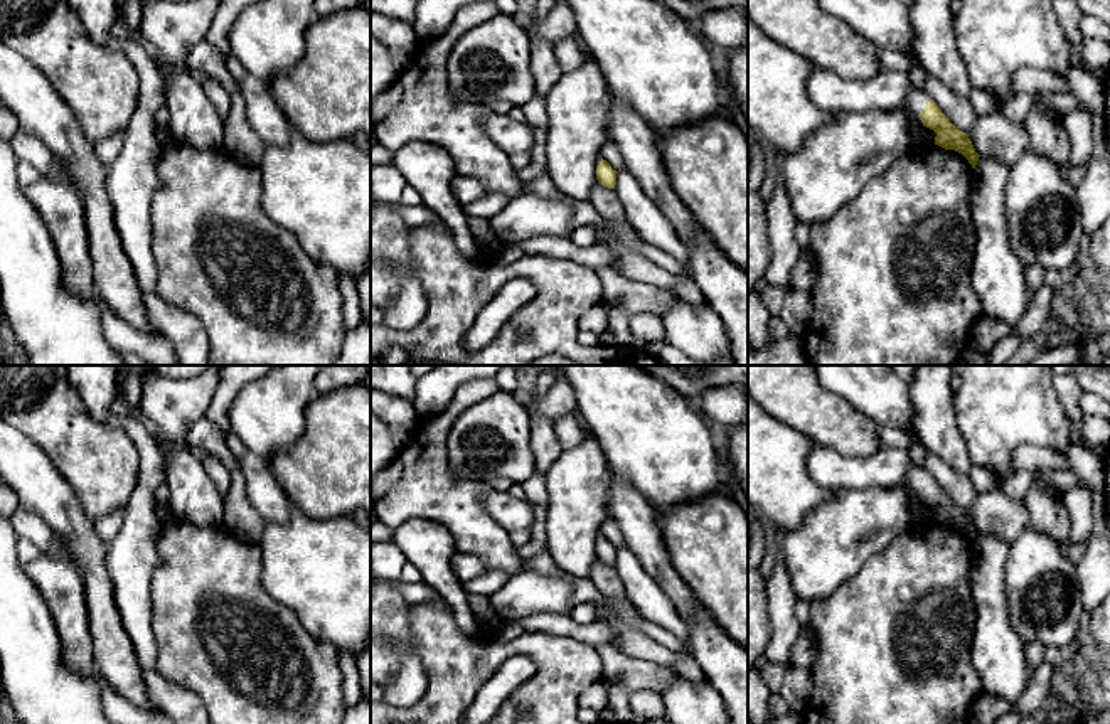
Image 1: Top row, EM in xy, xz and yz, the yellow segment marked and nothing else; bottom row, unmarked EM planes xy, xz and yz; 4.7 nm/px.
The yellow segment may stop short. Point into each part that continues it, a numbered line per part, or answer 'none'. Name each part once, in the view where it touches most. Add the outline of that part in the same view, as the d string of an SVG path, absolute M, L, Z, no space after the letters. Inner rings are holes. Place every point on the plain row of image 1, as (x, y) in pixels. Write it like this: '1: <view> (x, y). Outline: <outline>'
1: yz (917, 475). Outline: M910 463L910 468L908 468L908 473L905 478L905 485L920 492L925 485L925 480L930 476L931 476L931 473L925 466L918 466L915 463Z

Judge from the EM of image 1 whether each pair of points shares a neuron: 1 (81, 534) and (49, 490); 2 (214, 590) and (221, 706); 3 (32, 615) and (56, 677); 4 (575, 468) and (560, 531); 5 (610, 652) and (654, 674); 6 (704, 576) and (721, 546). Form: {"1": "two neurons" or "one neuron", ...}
{"1": "one neuron", "2": "one neuron", "3": "one neuron", "4": "one neuron", "5": "one neuron", "6": "one neuron"}

